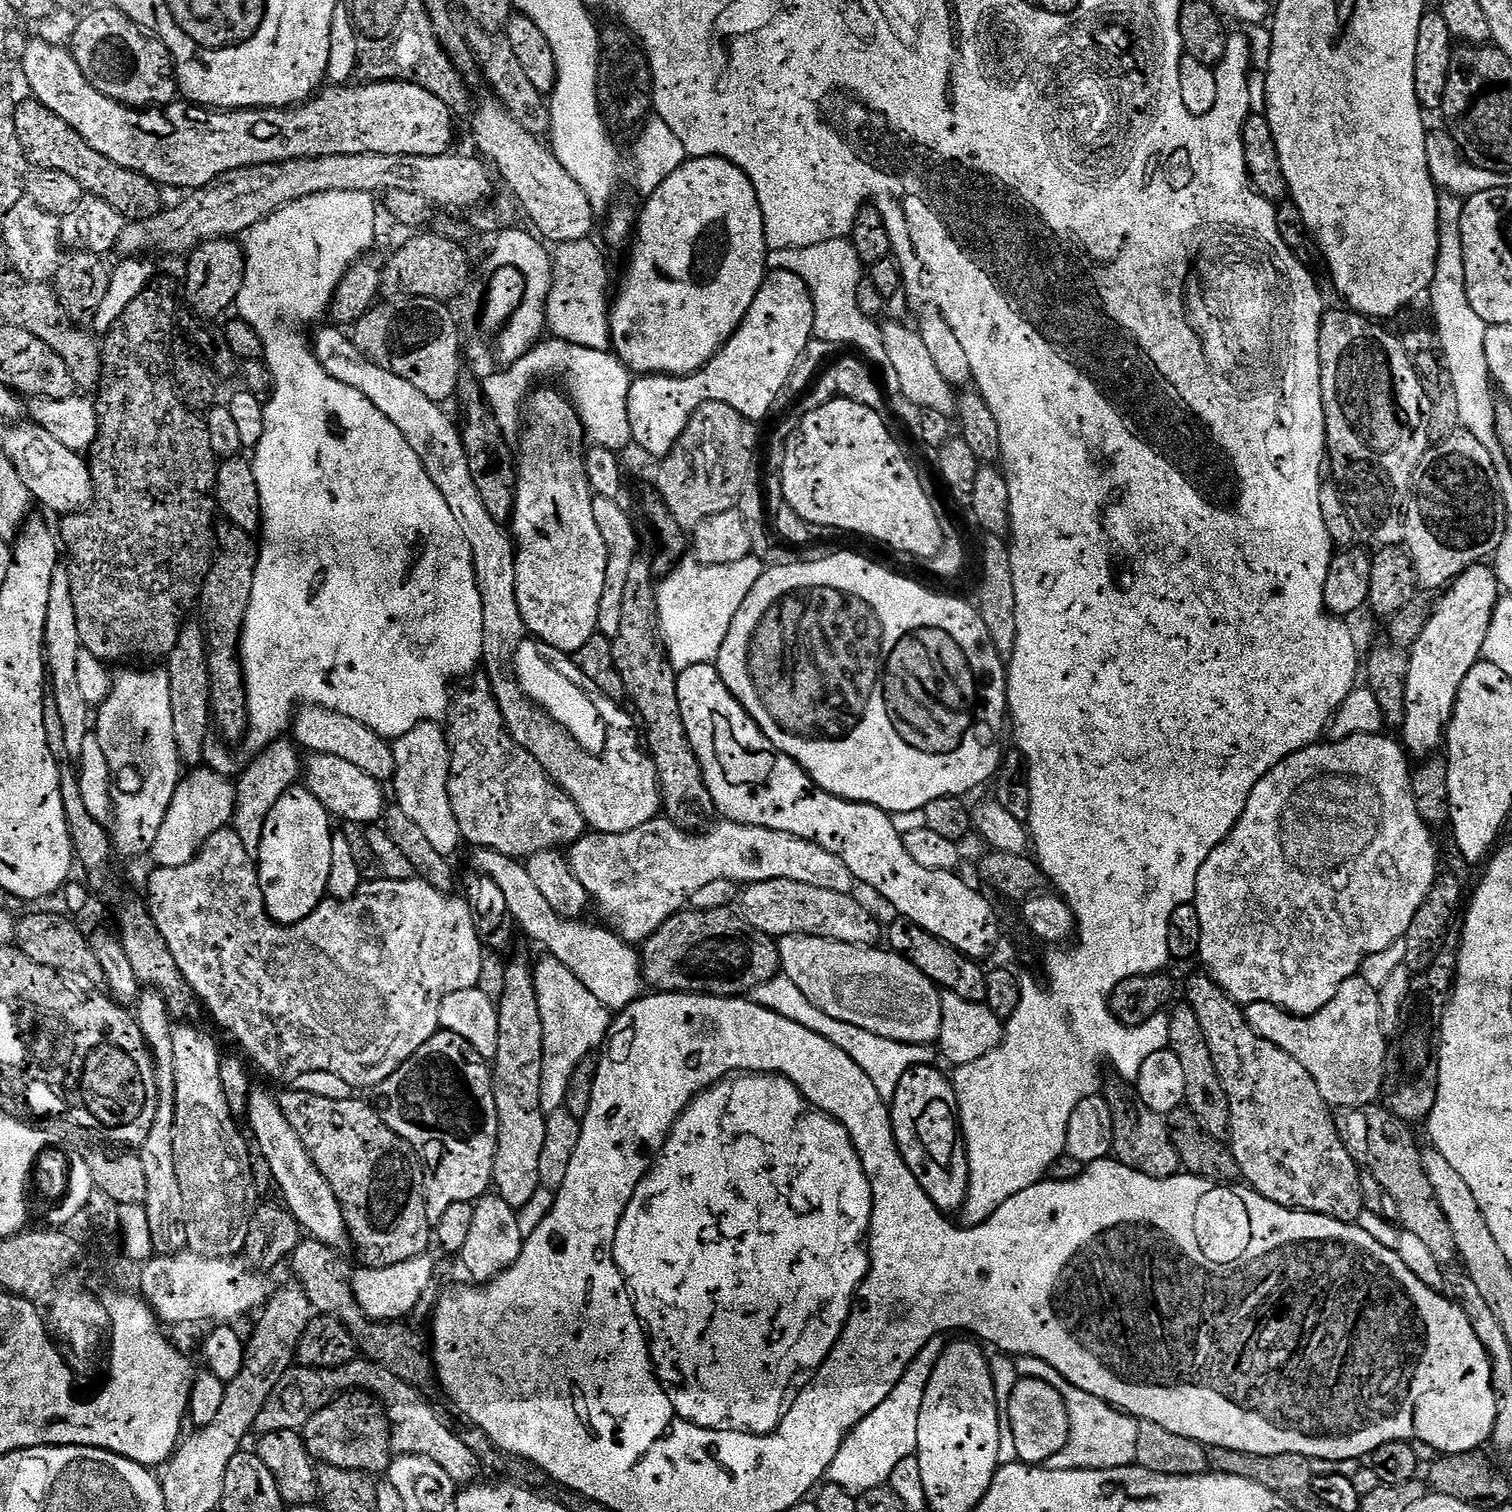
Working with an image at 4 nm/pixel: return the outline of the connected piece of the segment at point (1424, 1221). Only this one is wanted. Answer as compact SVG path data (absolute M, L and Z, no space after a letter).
M1379 1103L1337 1111L1334 1119L1348 1153L1365 1173L1372 1173L1378 1180L1387 1199L1393 1205L1396 1203L1396 1212L1404 1223L1403 1231L1418 1234L1418 1239L1438 1258L1441 1266L1451 1265L1456 1256L1456 1243L1450 1234L1450 1222L1446 1222L1446 1214L1442 1214L1434 1186L1430 1186L1430 1178L1422 1166L1422 1148L1416 1145L1413 1125Z

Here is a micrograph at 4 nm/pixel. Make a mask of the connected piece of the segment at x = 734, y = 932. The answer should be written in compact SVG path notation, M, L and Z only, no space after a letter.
M731 907L726 908L701 908L699 910L685 910L671 916L660 925L660 929L649 936L642 944L642 967L644 970L644 978L647 987L660 992L695 992L697 994L707 994L709 996L738 996L747 997L758 986L762 986L762 982L770 982L775 976L781 975L782 967L780 964L780 946L773 937L762 934L762 930L758 930L754 926L750 926L750 922L744 920L743 915L732 913Z

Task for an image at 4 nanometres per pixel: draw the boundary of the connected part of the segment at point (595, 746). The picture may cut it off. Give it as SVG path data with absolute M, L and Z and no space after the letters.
M527 638L520 642L515 651L515 672L522 690L532 701L542 706L555 721L570 730L575 740L588 753L600 755L606 743L606 724L601 714L597 713L590 694L583 691L572 679L552 666L543 656L539 641Z

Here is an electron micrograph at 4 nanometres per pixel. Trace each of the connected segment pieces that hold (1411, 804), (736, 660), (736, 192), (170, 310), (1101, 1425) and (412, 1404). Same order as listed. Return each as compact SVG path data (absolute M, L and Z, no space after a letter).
M1354 734L1350 738L1312 744L1301 752L1290 754L1278 762L1270 774L1262 777L1258 786L1254 786L1246 802L1246 810L1242 810L1232 833L1212 851L1206 862L1202 862L1194 901L1198 922L1202 922L1198 960L1204 963L1203 971L1210 974L1216 985L1237 1004L1247 1006L1254 1002L1270 1002L1294 1016L1318 1014L1318 1010L1325 1008L1330 998L1338 994L1342 982L1361 971L1366 958L1394 946L1410 930L1410 922L1414 922L1418 906L1424 904L1426 894L1430 894L1438 875L1436 840L1432 837L1433 829L1418 814L1412 793L1413 769L1408 768L1409 757L1397 741L1396 744L1388 734Z
M836 552L821 560L804 560L801 564L776 562L765 567L762 578L754 582L754 590L746 594L746 602L730 622L730 634L722 642L722 650L714 662L722 682L734 698L758 722L758 726L774 742L782 754L794 758L811 776L812 781L831 796L840 796L857 804L873 804L889 814L925 808L934 798L963 797L991 781L1002 767L1002 751L996 743L1004 732L1008 714L1008 674L1005 657L998 654L990 638L986 622L982 622L975 603L956 596L939 596L856 552Z
M703 156L697 160L691 158L684 161L684 165L658 190L643 201L643 208L639 211L636 221L636 234L631 245L632 257L628 260L628 273L624 276L624 285L620 293L615 293L610 304L612 317L612 346L611 351L628 367L629 373L647 374L649 376L688 376L700 368L706 367L710 358L714 358L716 351L723 346L738 330L738 326L746 318L758 290L764 284L766 269L768 268L768 253L770 251L764 229L762 206L759 205L758 194L754 188L754 182L730 162L726 162L717 156Z
M153 279L152 283L146 286L146 290L142 290L142 294L138 294L138 298L134 298L130 306L126 306L122 318L118 318L118 322L114 322L114 326L103 337L104 375L102 387L98 392L100 400L95 401L100 423L100 439L97 440L95 448L90 453L94 507L79 514L65 515L61 519L64 521L60 524L60 532L58 528L58 536L67 555L68 552L72 555L72 561L67 561L66 567L70 574L70 594L74 594L74 614L78 618L78 638L81 649L94 654L94 658L112 666L115 666L119 660L128 660L124 662L136 662L136 659L163 661L170 654L170 650L174 650L178 642L178 634L182 634L184 625L189 623L191 616L188 615L191 614L192 607L197 607L200 592L206 582L206 574L214 559L214 529L218 523L216 506L218 457L214 454L214 446L210 446L207 419L201 418L185 406L176 391L176 382L170 371L170 341L173 339L172 327L176 324L176 292L178 296L177 285L175 288L170 281Z
M996 1354L988 1361L994 1378L994 1394L998 1402L998 1418L1007 1422L1010 1418L1010 1394L1014 1394L1014 1386L1021 1378L1046 1382L1046 1386L1054 1386L1058 1394L1066 1402L1066 1410L1070 1414L1070 1438L1066 1446L1054 1458L1050 1458L1046 1467L1054 1470L1106 1470L1107 1468L1127 1468L1136 1464L1138 1454L1138 1430L1140 1421L1127 1412L1121 1412L1113 1404L1102 1402L1102 1398L1094 1398L1094 1394L1086 1394L1086 1390L1078 1390L1074 1382L1070 1382L1050 1366L1050 1362L1042 1362L1042 1358L1029 1356L1013 1357L1007 1354Z
M365 1358L351 1360L346 1362L346 1366L337 1368L288 1368L286 1374L282 1374L278 1386L270 1390L270 1398L266 1398L266 1406L262 1406L262 1414L258 1414L256 1419L255 1431L263 1434L274 1430L303 1430L306 1422L310 1422L318 1410L322 1410L337 1396L353 1390L372 1393L387 1410L393 1453L425 1456L438 1462L438 1466L442 1466L442 1470L446 1470L446 1474L450 1474L458 1486L468 1486L481 1479L482 1469L478 1458L462 1442L456 1428L444 1425L443 1418L428 1405L427 1395L402 1382L401 1378L394 1377L385 1367Z

